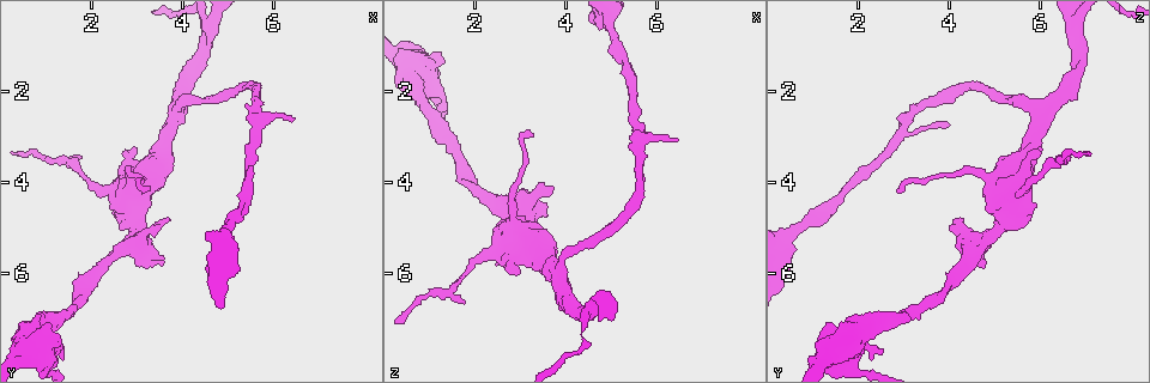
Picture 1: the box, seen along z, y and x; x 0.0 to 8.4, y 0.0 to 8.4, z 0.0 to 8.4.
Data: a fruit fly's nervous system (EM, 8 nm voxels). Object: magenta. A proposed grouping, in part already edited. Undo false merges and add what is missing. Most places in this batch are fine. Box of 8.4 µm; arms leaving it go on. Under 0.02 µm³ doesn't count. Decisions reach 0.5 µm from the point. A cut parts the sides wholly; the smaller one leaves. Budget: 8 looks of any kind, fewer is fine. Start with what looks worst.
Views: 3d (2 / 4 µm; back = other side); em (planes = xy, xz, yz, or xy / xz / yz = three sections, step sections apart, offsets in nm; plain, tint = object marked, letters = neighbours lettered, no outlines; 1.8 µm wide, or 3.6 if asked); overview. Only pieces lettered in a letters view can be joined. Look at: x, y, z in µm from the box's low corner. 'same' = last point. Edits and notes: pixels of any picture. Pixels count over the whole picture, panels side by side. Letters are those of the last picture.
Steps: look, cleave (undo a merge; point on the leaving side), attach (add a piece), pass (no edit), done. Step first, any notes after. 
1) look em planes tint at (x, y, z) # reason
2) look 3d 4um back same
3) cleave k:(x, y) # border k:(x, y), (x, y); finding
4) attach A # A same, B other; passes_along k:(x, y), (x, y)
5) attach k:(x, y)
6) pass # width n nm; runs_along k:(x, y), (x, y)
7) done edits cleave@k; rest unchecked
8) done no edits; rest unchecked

look em planes plain at (2.95, 3.20, 6.10) # branch stops here

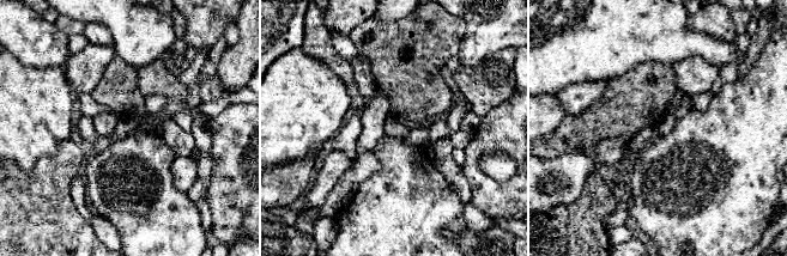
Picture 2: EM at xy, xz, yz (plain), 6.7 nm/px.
look em planes tint same

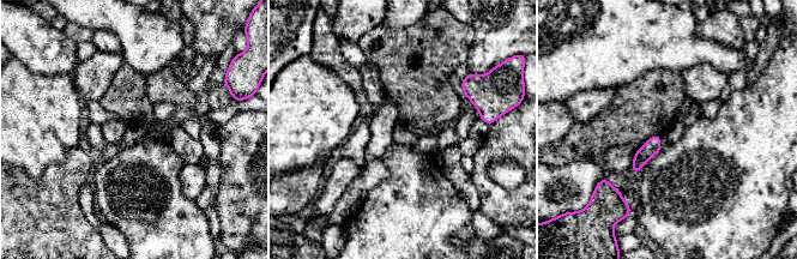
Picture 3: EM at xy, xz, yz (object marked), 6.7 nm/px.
look em planes letters same # see the neighbours

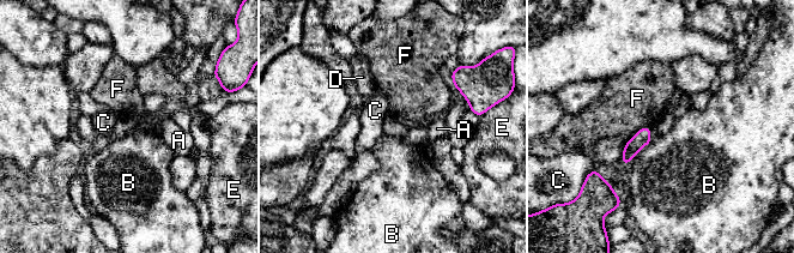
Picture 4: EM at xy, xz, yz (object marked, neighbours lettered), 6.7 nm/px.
pass # longest_contact B 260 nm; A other, B other, C other, D other, E other, F other; border 4:(649, 127), (642, 127), (625, 145); none of them fits

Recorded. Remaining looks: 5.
look 3d 2um at (3.55, 5.90, 4.70) # branch stops here

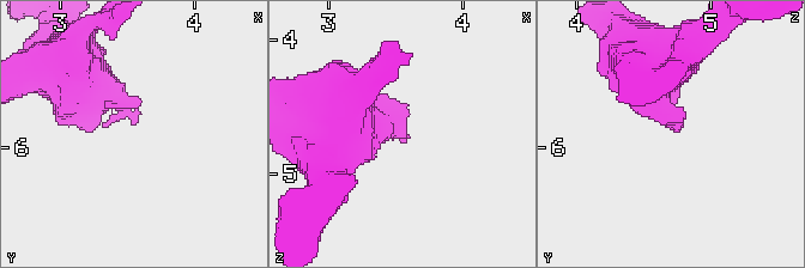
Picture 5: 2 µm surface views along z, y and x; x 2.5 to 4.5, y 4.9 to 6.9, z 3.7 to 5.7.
look em yz step 4 tint at (3.58, 5.84, 4.72)

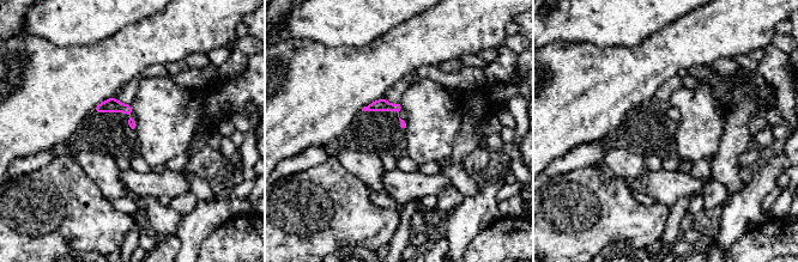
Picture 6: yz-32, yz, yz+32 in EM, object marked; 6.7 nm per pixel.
look em planes letters same

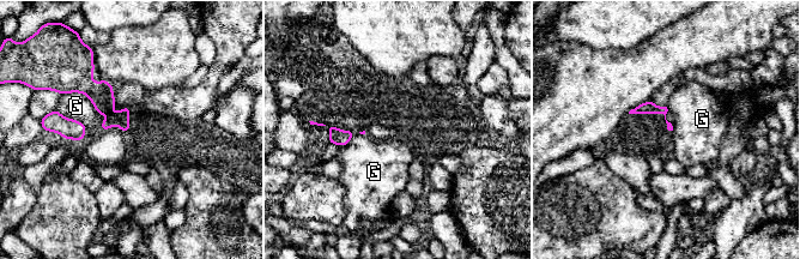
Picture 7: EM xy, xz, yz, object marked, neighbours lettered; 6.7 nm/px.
pass # G other; runs_along 7:(74, 89), (88, 89), (126, 127); none of them fits

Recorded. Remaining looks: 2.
done no edits; rest unchecked

